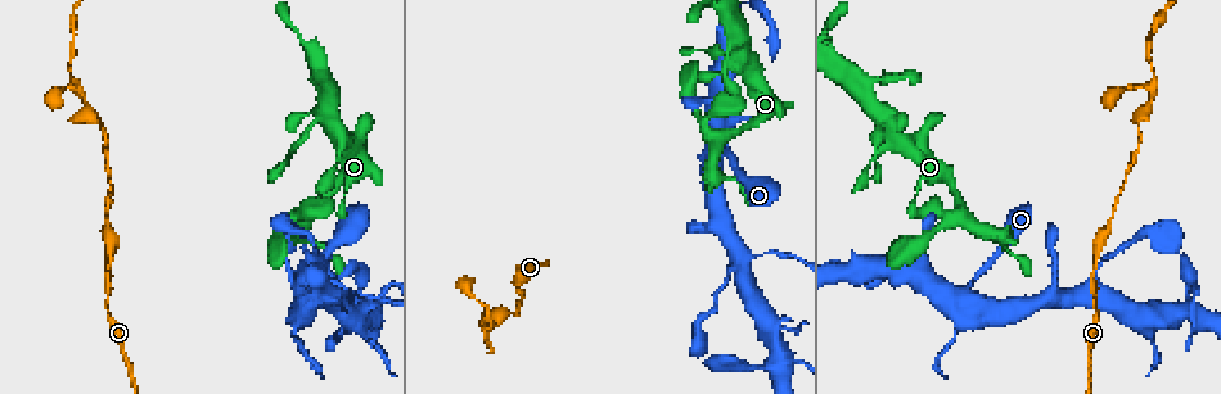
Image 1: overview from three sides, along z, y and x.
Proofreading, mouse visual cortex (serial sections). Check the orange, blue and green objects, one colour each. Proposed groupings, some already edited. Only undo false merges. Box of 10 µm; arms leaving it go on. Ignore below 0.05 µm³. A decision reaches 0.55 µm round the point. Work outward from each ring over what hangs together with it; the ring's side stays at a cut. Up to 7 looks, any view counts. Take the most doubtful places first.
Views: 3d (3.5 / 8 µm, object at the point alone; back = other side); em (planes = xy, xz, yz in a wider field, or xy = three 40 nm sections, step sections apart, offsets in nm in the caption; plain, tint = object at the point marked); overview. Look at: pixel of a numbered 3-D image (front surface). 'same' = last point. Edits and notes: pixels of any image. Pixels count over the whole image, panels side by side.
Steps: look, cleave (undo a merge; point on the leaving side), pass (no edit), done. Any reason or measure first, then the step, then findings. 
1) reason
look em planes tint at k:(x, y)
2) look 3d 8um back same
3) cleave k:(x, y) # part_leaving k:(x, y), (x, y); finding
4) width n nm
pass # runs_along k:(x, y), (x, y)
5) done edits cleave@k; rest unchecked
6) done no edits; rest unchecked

abrupt turn
look 3d 8um at 1:(488, 329)

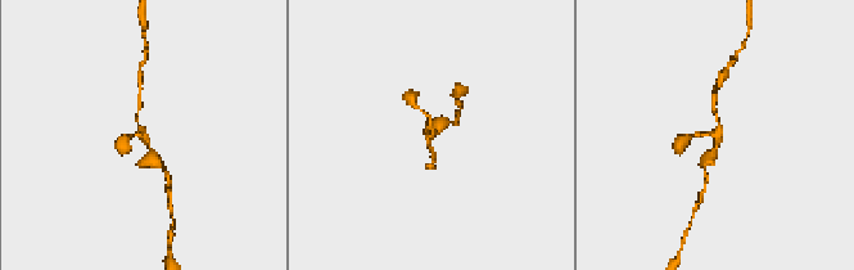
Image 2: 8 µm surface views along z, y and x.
zoom in
look 3d 3.5um same

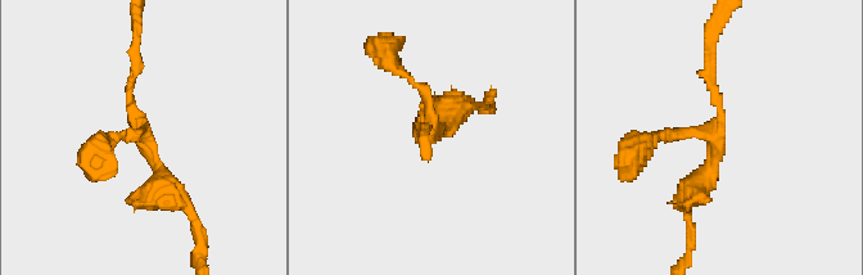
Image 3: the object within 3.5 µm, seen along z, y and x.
arms 3; arm_widths 100, 150, 300 nm; shape alone is not enough
look em xy step 3 tint at 3:(432, 138)

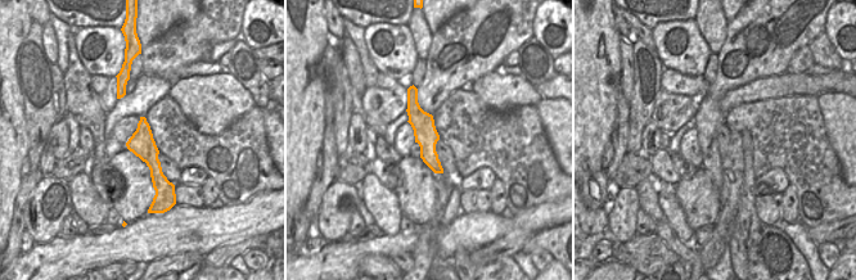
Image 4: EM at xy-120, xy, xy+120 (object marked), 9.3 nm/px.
pass # runs_along 4:(411, 90), (427, 152), (438, 170); continuous, no second cell

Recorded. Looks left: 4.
look 3d 3.5um back at 1:(962, 297)

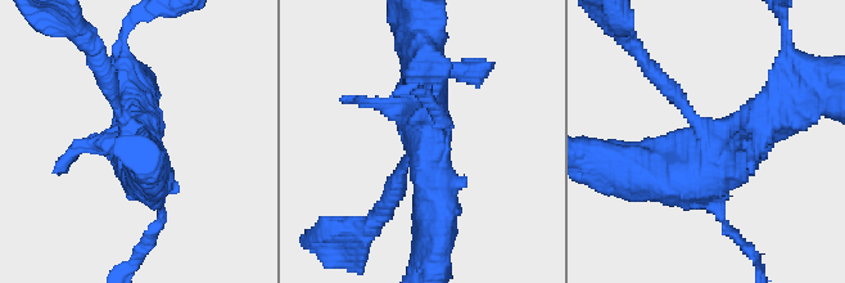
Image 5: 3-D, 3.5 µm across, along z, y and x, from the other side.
shape alone is not enough
look em xy step 1 tint at 5:(705, 143)

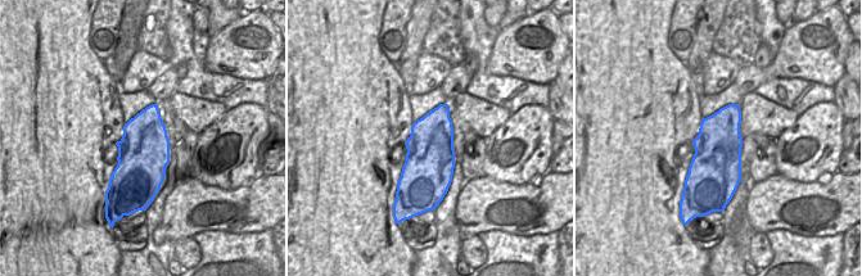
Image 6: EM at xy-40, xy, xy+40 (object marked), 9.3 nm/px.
pass # runs_along 5:(105, 81), (149, 173); all the same cell

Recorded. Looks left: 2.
thin arm on a thick one
look 3d 8um at 1:(735, 267)

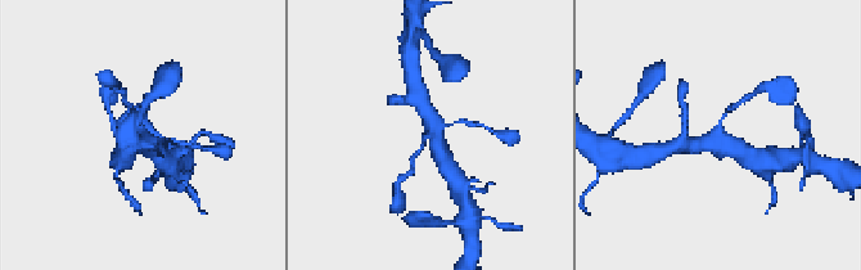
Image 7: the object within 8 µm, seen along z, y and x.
arms 4; arm_widths 100, 100, 450, 500 nm
look em xy step 3 tint same

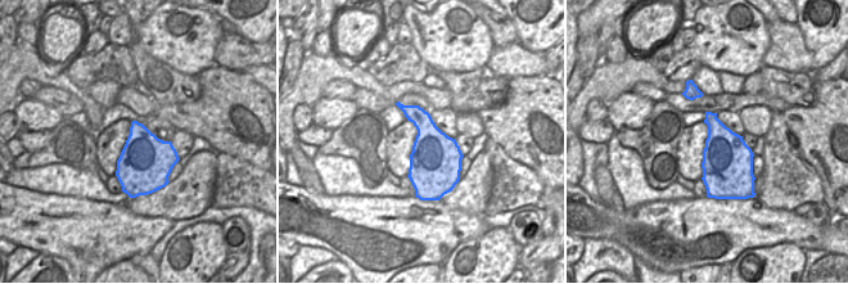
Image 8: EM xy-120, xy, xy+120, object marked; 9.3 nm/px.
pass # runs_along 7:(422, 98), (445, 161); one cell here

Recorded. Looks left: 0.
done no edits; rest unchecked

